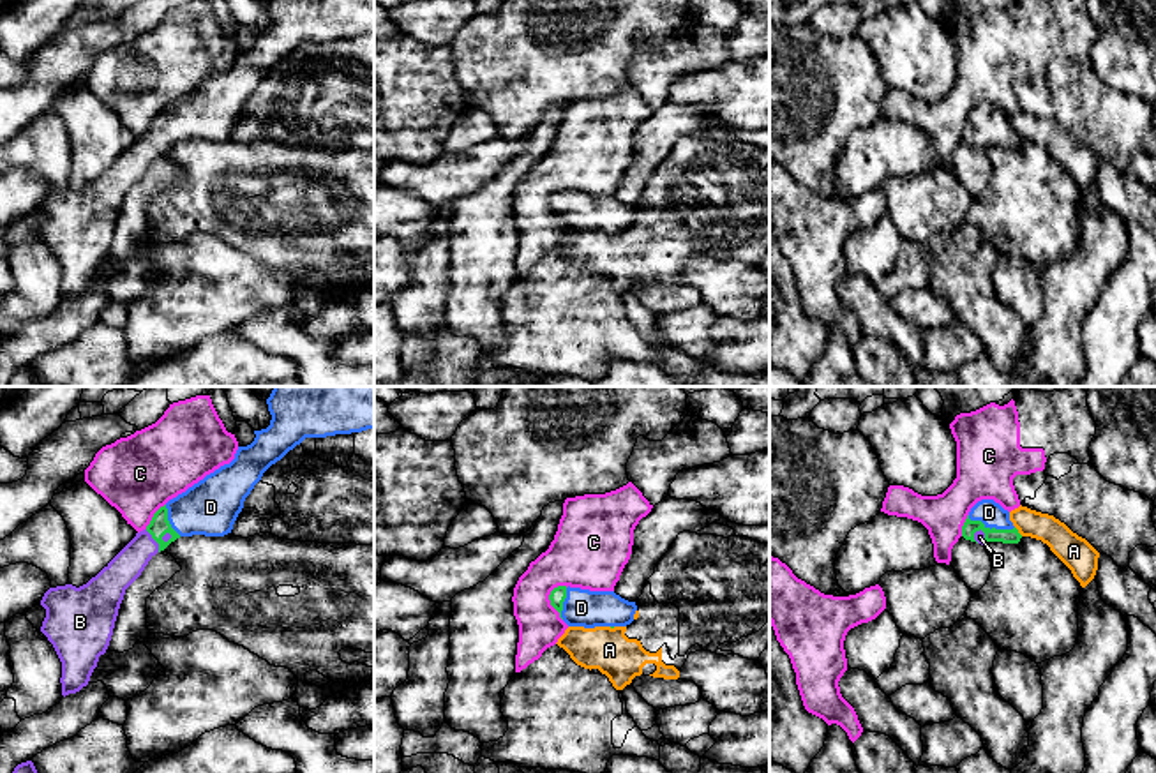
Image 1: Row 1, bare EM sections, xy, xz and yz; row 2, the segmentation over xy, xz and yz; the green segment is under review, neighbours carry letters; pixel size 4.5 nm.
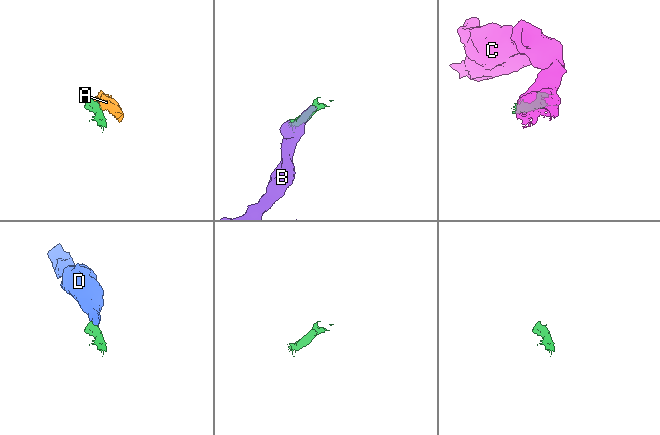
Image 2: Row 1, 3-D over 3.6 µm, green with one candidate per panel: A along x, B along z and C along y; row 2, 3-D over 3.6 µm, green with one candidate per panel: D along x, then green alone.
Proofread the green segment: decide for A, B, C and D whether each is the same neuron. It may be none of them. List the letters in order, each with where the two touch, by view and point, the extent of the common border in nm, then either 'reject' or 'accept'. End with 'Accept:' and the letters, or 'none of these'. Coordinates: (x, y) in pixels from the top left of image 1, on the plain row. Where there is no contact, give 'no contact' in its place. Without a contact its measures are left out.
A: contact yz (1017, 136); length 60 nm; reject
B: contact xy (154, 143); length 120 nm; accept
C: contact xz (551, 207); length 170 nm; reject
D: contact yz (989, 133); length 220 nm; accept
Accept: B, D

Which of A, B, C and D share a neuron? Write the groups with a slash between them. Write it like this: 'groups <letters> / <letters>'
groups A / B D / C

